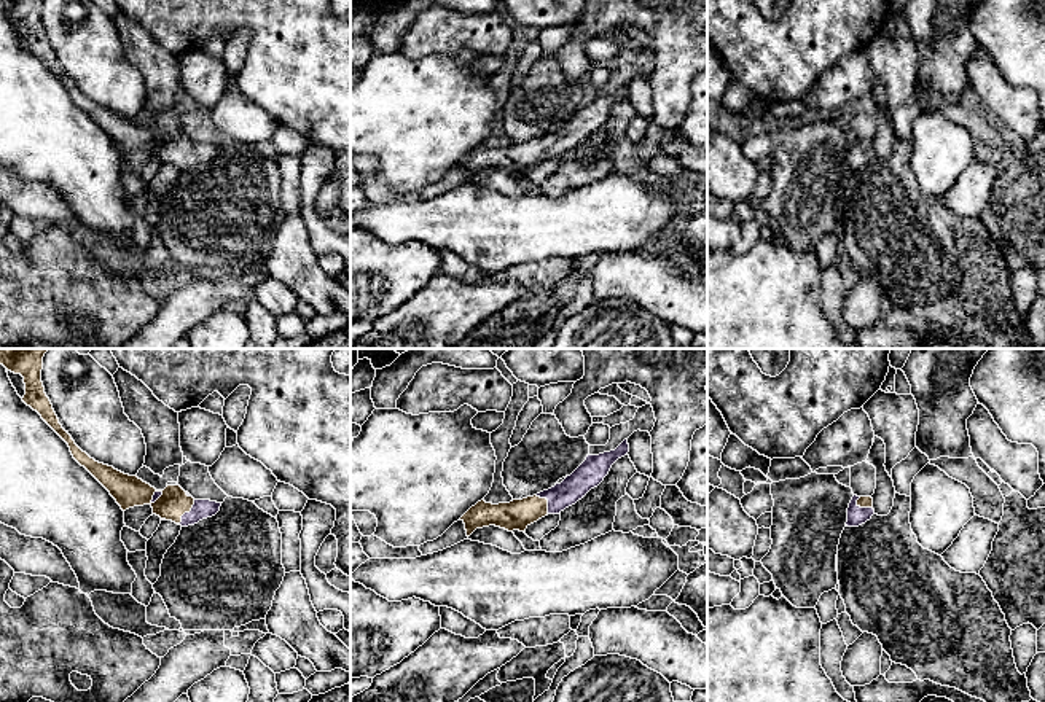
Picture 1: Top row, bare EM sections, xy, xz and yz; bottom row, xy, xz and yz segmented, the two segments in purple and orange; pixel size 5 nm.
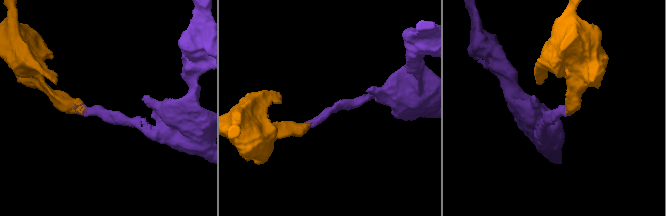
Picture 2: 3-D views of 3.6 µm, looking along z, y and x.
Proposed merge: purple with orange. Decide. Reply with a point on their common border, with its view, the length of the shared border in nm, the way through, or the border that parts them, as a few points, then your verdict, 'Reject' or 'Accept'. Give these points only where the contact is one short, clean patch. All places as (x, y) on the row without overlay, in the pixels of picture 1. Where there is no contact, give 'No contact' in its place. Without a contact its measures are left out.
Touches purple at xy (187, 156). Shared border 150 nm. Path across: xy (201, 153), (187, 156), (174, 145). Accept

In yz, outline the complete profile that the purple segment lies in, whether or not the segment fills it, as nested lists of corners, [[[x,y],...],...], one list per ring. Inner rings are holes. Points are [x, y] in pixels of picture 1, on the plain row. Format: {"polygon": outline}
{"polygon": [[[854,138],[847,151],[847,170],[859,170],[875,158],[871,140]]]}

